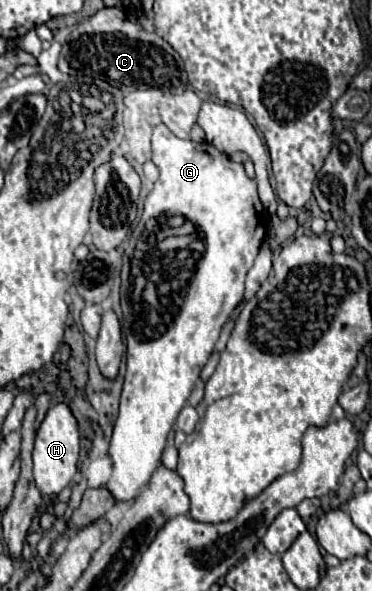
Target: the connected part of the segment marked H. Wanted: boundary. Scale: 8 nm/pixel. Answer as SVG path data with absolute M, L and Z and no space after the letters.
M55 403L49 407L41 427L35 435L35 449L33 449L33 475L39 491L43 495L53 495L63 491L73 475L77 473L77 461L81 451L81 439L79 439L79 425L73 417L71 409L65 403Z

